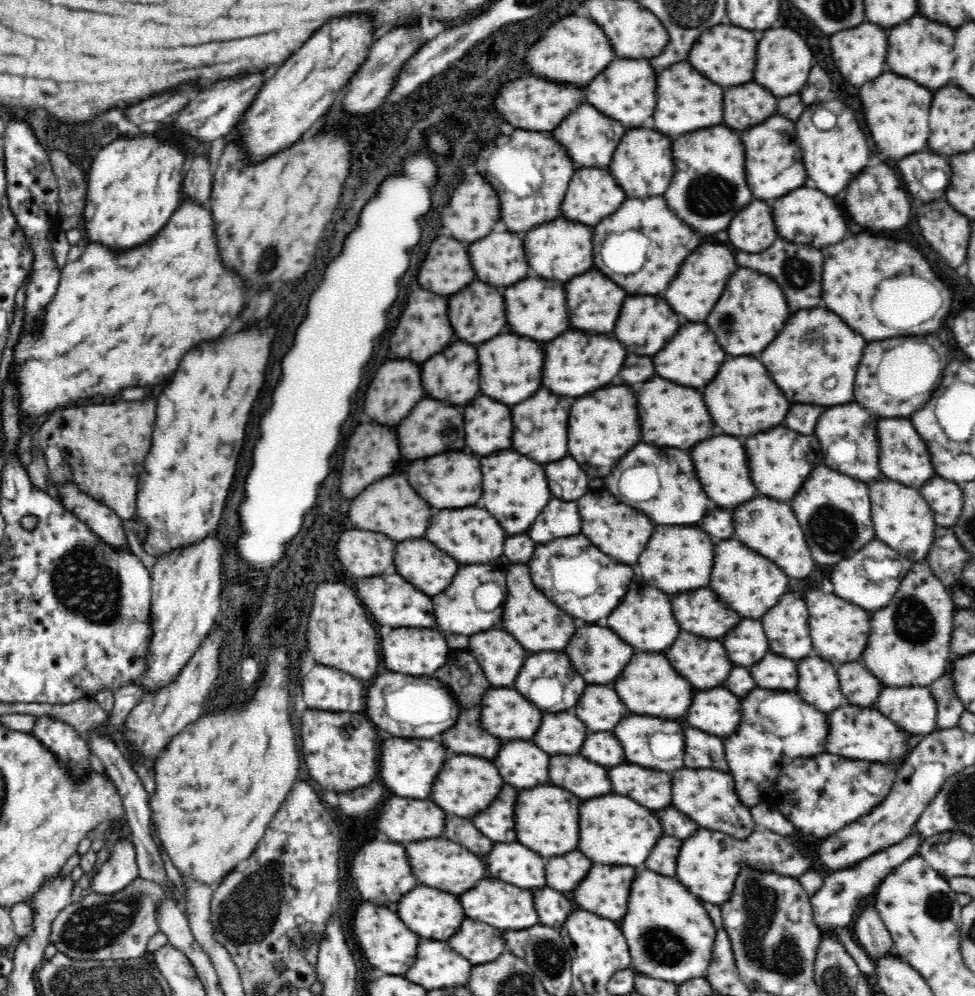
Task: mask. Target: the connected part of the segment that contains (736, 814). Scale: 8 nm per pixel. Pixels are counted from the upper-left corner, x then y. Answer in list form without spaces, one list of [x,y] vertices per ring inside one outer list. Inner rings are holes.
[[[682,768],[674,772],[674,808],[682,808],[686,816],[698,820],[702,828],[724,832],[736,840],[746,839],[755,832],[756,824],[752,820],[750,809],[742,804],[735,790],[735,781],[730,773],[718,769],[692,770]]]

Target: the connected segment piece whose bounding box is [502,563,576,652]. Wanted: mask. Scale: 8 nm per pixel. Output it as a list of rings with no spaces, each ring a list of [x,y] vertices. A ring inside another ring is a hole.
[[[511,563],[510,570],[506,574],[506,602],[504,602],[502,626],[510,628],[510,632],[518,636],[518,642],[526,650],[534,652],[562,650],[576,632],[576,622],[566,612],[556,608],[540,590],[537,585],[532,584],[526,563]]]

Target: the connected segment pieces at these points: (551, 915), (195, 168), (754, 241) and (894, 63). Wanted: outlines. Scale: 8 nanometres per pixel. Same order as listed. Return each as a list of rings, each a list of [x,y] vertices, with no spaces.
[[[538,888],[534,896],[538,896],[538,916],[542,918],[542,924],[546,922],[546,926],[560,926],[566,922],[572,906],[564,894],[550,888]]]
[[[196,157],[196,160],[192,159],[189,162],[186,174],[186,182],[184,182],[184,194],[186,198],[194,200],[194,203],[204,204],[208,202],[211,190],[212,182],[210,181],[210,164],[208,163],[208,157]]]
[[[750,202],[738,216],[734,216],[728,228],[728,240],[742,252],[762,252],[778,238],[772,210],[766,202]]]
[[[914,16],[890,30],[890,70],[898,72],[900,76],[906,76],[910,80],[918,80],[920,84],[926,84],[926,88],[942,88],[950,82],[950,68],[954,68],[954,28],[930,22],[922,16]]]

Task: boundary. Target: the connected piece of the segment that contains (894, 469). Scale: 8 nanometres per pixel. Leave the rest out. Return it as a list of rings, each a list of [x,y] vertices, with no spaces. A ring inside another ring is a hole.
[[[880,418],[878,420],[878,436],[882,436],[882,456],[880,456],[880,468],[882,472],[900,482],[910,484],[910,488],[920,488],[926,480],[934,476],[930,454],[926,444],[920,440],[912,424],[904,418]]]

